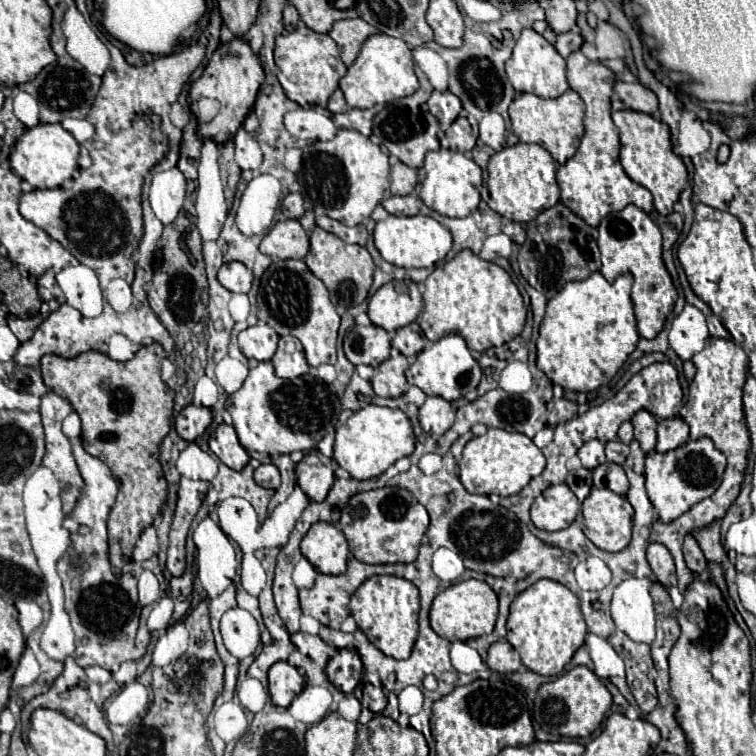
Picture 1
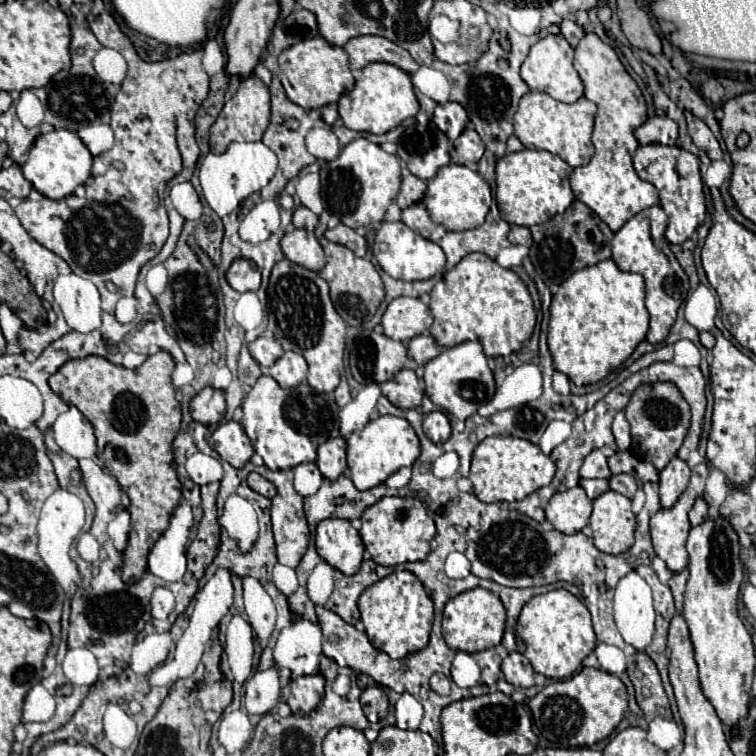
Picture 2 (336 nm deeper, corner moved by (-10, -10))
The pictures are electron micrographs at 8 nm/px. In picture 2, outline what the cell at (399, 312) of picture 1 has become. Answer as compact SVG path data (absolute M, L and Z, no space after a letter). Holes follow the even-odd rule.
M396 298L388 304L382 326L388 338L408 342L432 326L432 312L418 298Z

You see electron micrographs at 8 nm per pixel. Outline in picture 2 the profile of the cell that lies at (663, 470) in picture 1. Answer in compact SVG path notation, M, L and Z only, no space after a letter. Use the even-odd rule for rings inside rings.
M706 462L694 466L694 468L692 468L690 484L688 484L688 488L682 492L682 496L678 498L678 502L676 502L674 506L670 506L670 508L660 508L660 510L650 518L650 536L652 536L654 550L656 550L656 554L658 554L662 560L666 560L670 572L680 572L682 568L688 566L688 552L686 552L686 538L688 538L688 532L690 532L688 512L690 512L692 506L694 506L694 498L700 498L700 496L702 496L706 478L708 478L708 466L706 466Z

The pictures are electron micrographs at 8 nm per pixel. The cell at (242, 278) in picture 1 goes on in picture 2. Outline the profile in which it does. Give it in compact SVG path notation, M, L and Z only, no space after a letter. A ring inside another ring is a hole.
M238 258L228 268L226 280L236 292L256 292L260 288L260 270L254 262Z

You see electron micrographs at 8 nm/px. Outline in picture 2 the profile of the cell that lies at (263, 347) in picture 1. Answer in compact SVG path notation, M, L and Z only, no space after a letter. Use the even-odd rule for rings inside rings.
M264 336L250 342L248 350L260 366L272 366L284 354L282 346L278 346L278 342L274 338L264 338Z

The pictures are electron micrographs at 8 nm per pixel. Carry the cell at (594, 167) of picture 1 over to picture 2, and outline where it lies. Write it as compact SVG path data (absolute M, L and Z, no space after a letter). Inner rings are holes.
M586 34L580 44L576 46L574 68L584 82L584 96L598 106L594 118L594 156L586 166L574 168L570 176L572 192L576 200L584 202L590 210L594 210L600 220L604 220L612 232L620 230L624 222L628 222L634 214L656 206L658 190L638 178L636 170L632 168L632 154L638 148L638 140L634 136L634 128L638 128L646 120L646 102L632 80L632 76L624 70L616 52L604 44L596 34Z

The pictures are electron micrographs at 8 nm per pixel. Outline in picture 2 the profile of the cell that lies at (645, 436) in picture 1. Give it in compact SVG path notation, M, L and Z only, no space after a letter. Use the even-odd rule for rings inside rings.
M668 382L638 386L624 412L630 422L630 434L632 434L630 452L638 460L652 462L658 470L662 470L678 454L678 448L682 446L682 440L690 424L690 408L682 398L680 390Z

